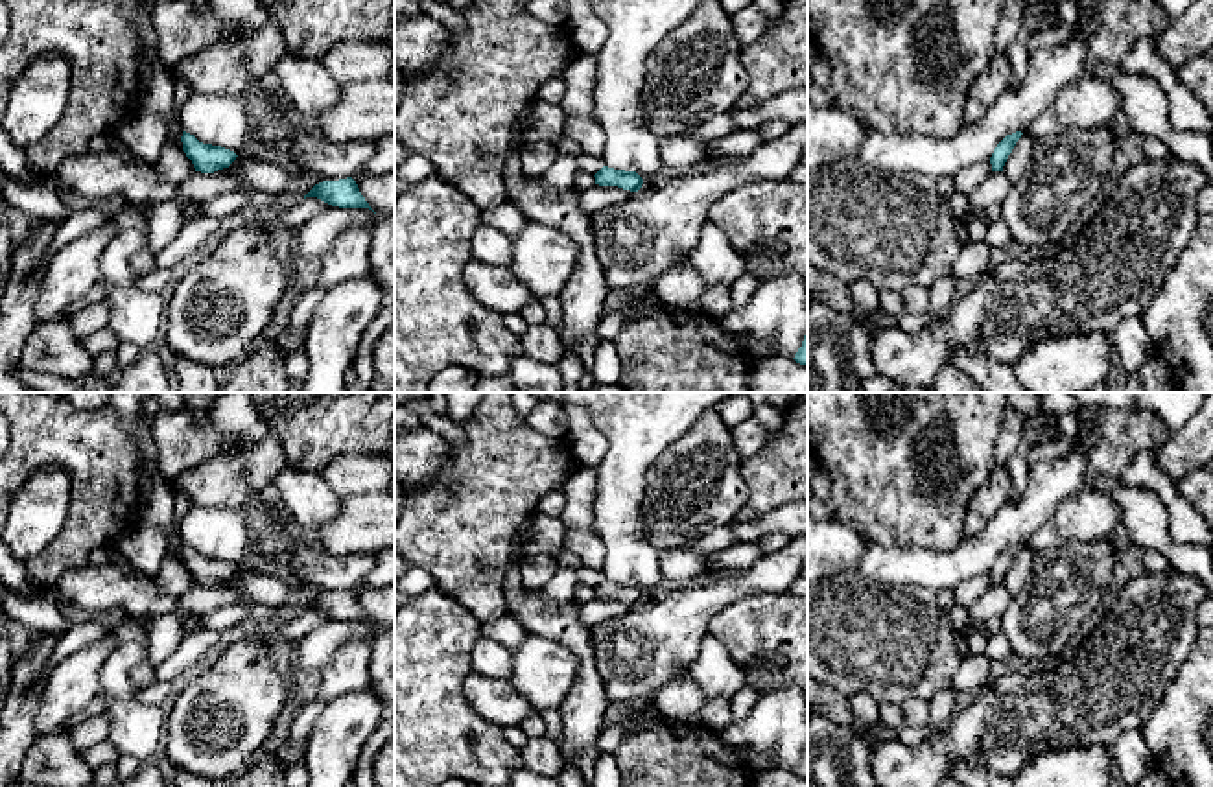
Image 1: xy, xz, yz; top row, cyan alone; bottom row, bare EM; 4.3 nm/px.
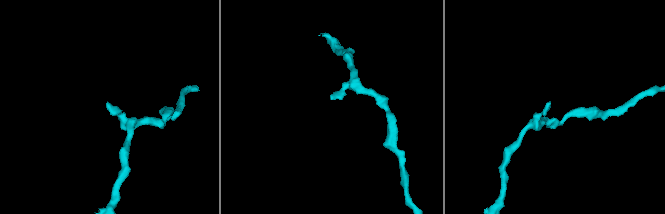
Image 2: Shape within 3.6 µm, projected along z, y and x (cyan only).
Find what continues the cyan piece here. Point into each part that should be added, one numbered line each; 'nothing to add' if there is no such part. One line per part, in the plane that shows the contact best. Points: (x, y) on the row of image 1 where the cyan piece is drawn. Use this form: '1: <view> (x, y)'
nothing to add

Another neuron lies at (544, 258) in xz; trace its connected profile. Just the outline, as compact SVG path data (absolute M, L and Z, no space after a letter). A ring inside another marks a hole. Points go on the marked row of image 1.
M527 221L512 238L511 271L536 300L560 297L579 260L579 245L562 230Z

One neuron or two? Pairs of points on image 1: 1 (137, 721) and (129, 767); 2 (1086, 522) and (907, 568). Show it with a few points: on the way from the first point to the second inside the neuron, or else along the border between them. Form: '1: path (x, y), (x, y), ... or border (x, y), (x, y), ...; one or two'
1: border (120, 752), (142, 762); two
2: border (1059, 505), (1024, 544); two

